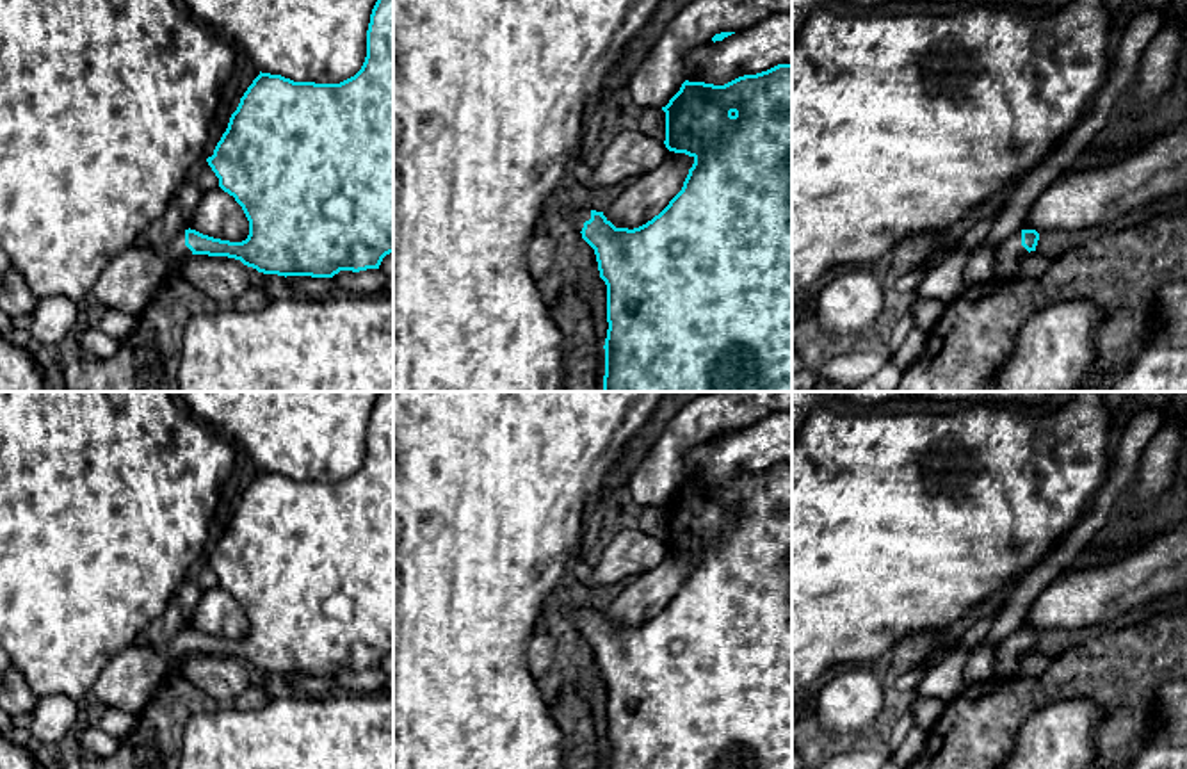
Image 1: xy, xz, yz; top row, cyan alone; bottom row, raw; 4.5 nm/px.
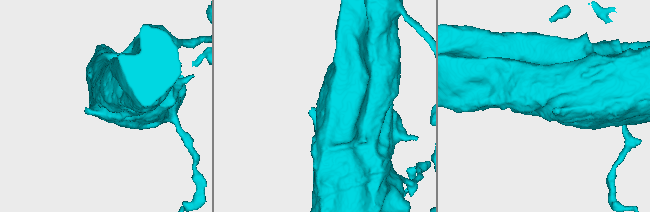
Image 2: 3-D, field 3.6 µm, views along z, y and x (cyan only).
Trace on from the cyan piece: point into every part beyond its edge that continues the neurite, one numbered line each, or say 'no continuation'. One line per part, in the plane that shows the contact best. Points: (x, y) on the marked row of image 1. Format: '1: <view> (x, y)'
1: xy (177, 251)

